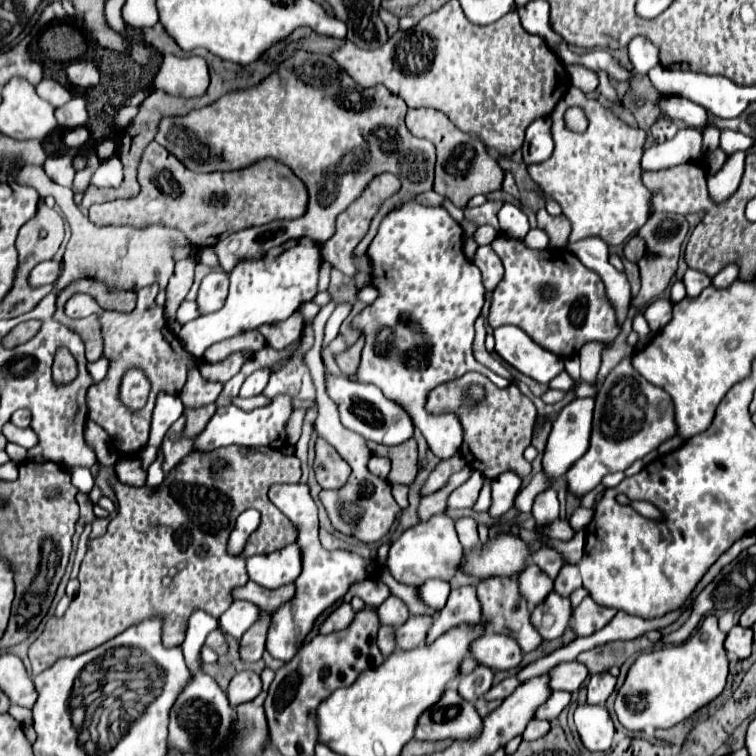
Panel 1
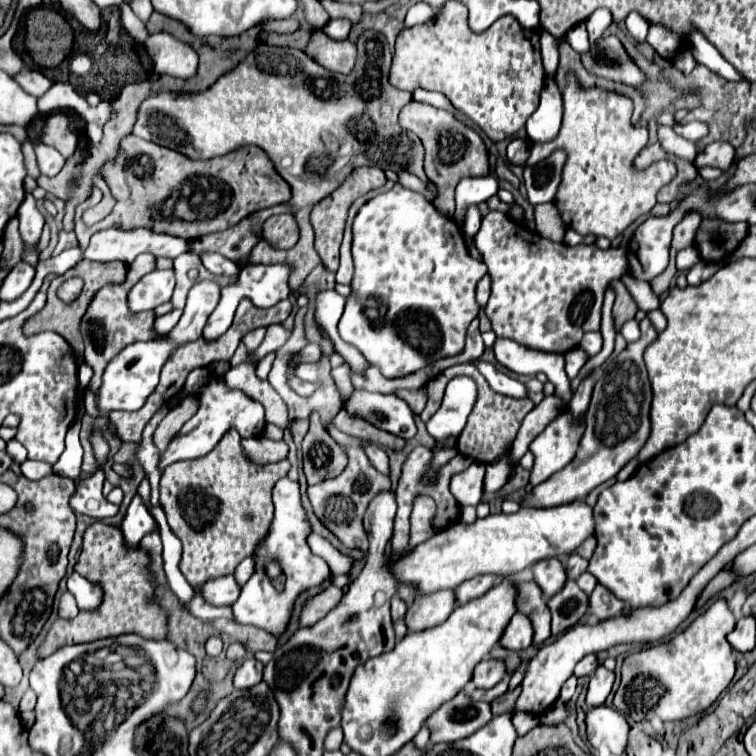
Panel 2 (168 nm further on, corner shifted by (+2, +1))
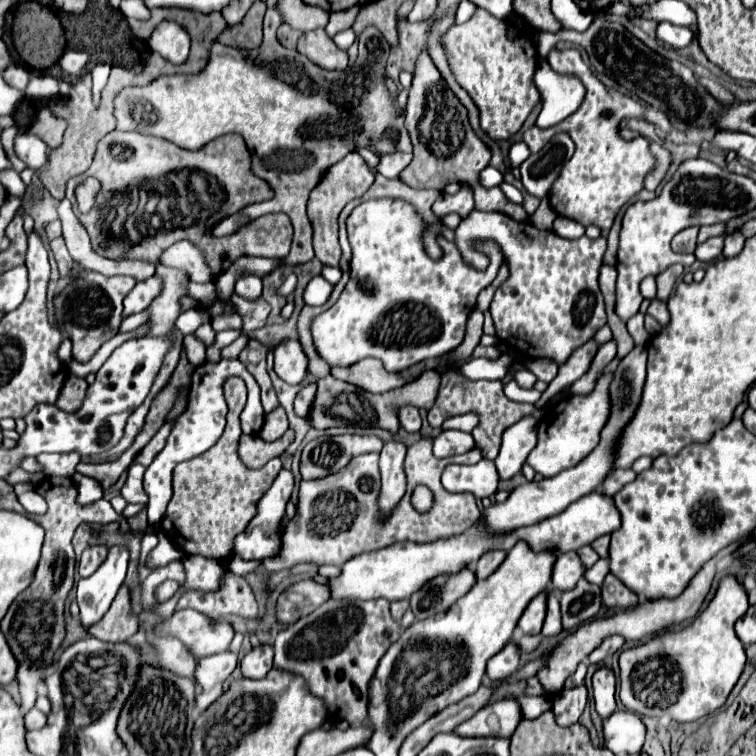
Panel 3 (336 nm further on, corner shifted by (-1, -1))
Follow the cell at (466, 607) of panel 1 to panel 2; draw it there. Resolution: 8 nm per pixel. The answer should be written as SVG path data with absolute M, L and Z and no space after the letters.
M479 574L467 582L463 582L455 594L457 594L457 604L465 604L469 602L469 598L477 598L481 594L485 594L485 590L489 590L497 580L497 574Z

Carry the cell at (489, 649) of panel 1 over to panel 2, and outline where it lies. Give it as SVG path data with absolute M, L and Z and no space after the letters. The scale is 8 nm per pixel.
M517 612L511 618L509 626L505 628L505 634L501 636L501 642L499 644L505 646L509 652L513 652L513 650L523 650L523 648L531 646L531 642L533 642L531 620L529 620L529 616Z

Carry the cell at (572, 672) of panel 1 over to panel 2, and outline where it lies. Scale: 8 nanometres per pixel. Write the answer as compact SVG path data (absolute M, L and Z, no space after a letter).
M587 654L577 666L575 666L575 676L581 678L581 676L589 676L595 672L595 668L599 666L597 662L597 654Z

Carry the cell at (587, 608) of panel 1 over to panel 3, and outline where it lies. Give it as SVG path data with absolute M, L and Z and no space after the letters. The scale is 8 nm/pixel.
M608 574L602 584L602 602L612 610L626 610L638 602L638 596L620 584L620 580L616 580L612 574Z

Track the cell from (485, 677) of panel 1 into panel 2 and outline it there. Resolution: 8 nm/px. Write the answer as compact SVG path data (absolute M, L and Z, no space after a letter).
M497 658L481 660L473 672L473 686L475 688L493 688L505 676L505 662Z

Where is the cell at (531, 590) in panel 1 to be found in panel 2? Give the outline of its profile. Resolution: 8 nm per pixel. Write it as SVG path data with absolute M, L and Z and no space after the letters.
M541 560L533 564L533 580L541 586L545 598L551 598L567 580L565 564L561 560Z

